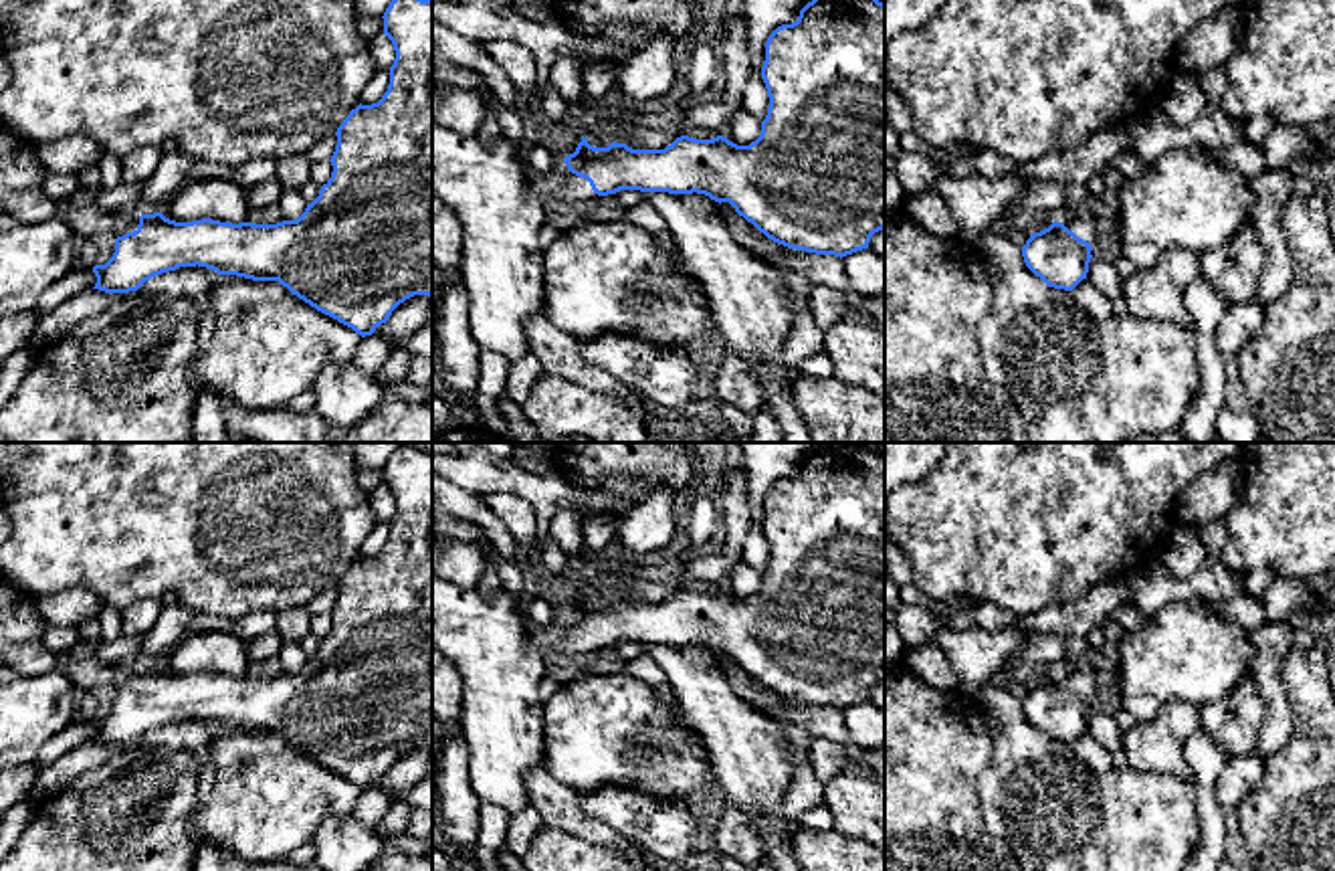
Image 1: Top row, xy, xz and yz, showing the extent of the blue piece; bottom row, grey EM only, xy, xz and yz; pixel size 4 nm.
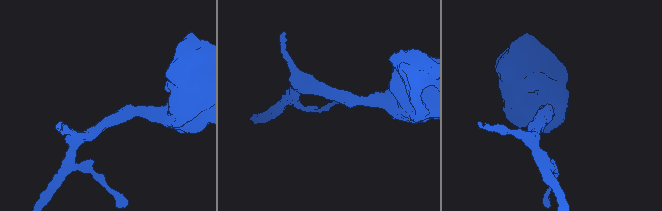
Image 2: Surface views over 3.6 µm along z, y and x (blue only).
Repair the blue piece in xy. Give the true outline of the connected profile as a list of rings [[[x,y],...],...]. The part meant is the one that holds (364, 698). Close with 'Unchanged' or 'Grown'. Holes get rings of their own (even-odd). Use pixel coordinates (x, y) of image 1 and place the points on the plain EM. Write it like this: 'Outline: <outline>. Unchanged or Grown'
Outline: [[[402,443],[382,471],[396,503],[388,544],[378,556],[360,556],[337,580],[331,631],[297,673],[176,675],[162,665],[105,665],[95,655],[71,659],[63,653],[59,669],[79,691],[115,691],[113,709],[93,719],[93,742],[129,746],[156,728],[198,717],[218,728],[279,734],[362,790],[386,776],[406,752],[432,750],[432,453]]]. Grown

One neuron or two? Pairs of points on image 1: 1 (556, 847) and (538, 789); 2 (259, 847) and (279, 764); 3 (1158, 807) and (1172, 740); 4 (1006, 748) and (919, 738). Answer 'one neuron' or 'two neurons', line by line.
1: two neurons
2: one neuron
3: two neurons
4: two neurons

